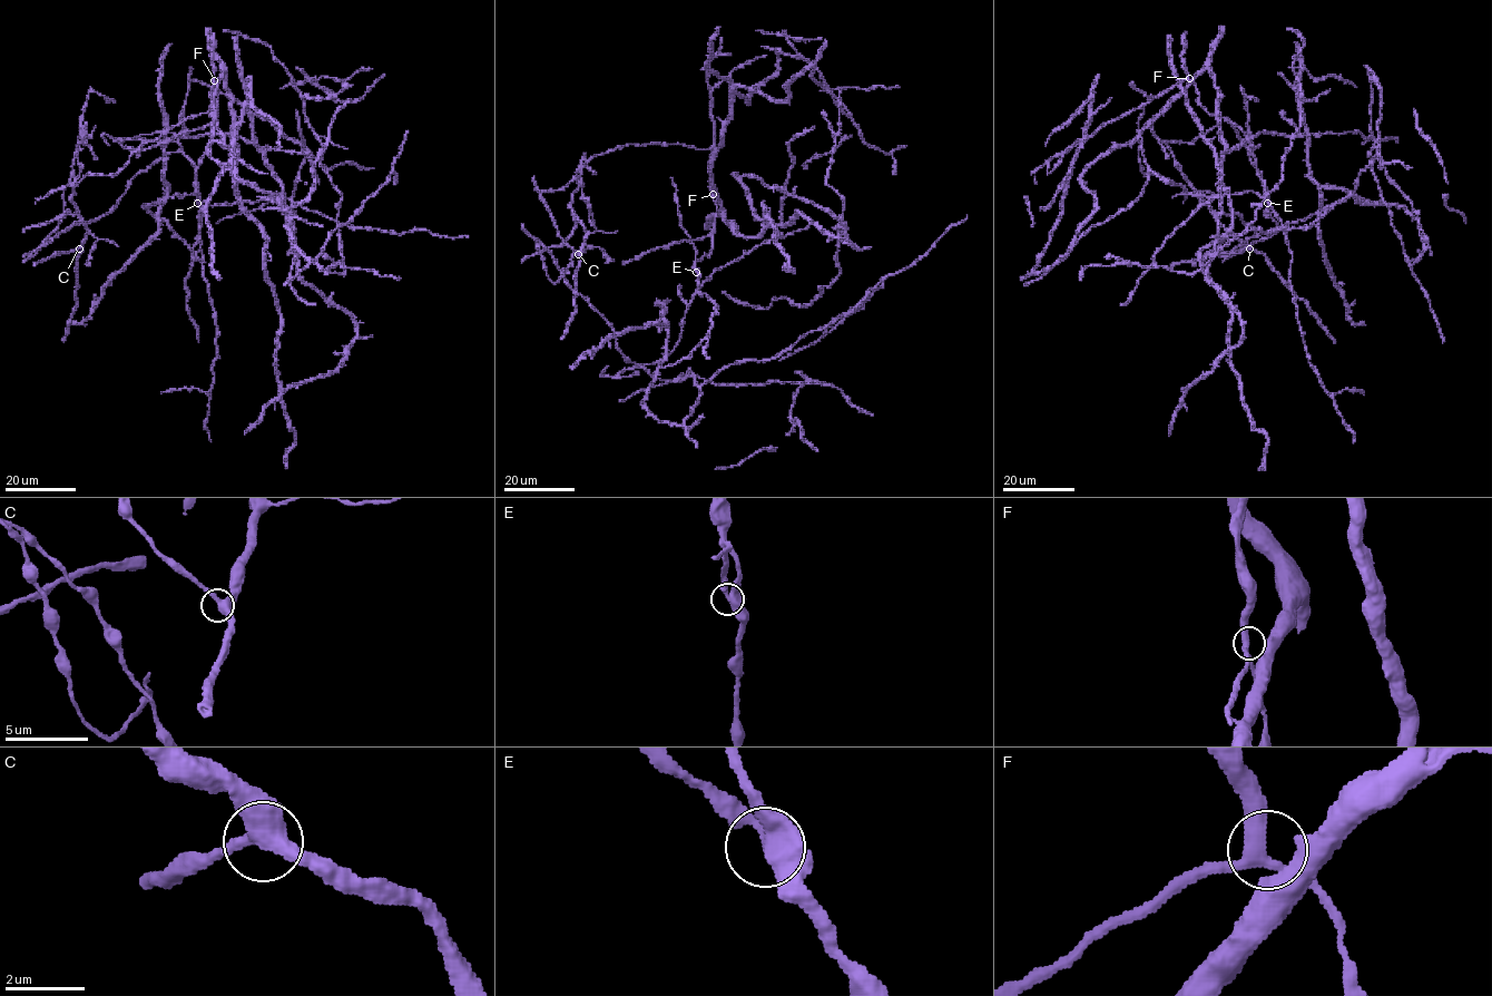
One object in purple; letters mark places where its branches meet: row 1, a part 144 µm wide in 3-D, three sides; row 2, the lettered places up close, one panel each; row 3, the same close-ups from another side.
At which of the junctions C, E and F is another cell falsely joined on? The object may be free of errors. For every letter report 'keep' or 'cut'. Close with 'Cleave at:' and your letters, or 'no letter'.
C: keep
E: cut
F: keep
Cleave at: E

